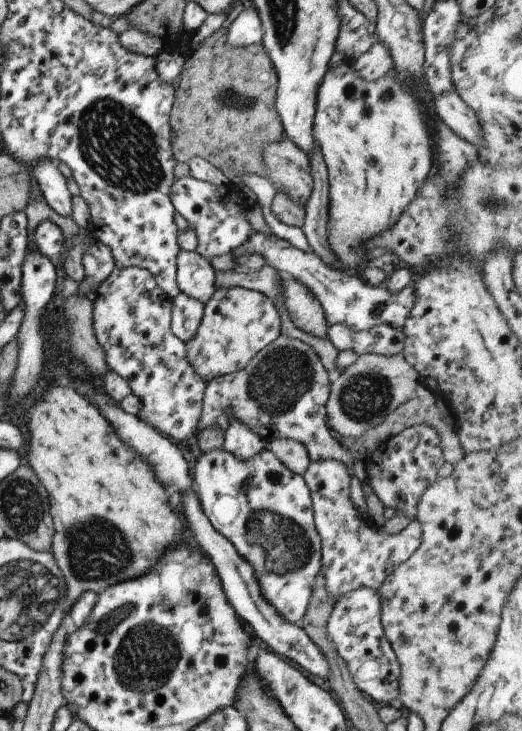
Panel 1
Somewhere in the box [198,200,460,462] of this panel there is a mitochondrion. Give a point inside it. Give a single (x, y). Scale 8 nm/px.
(284, 374)

